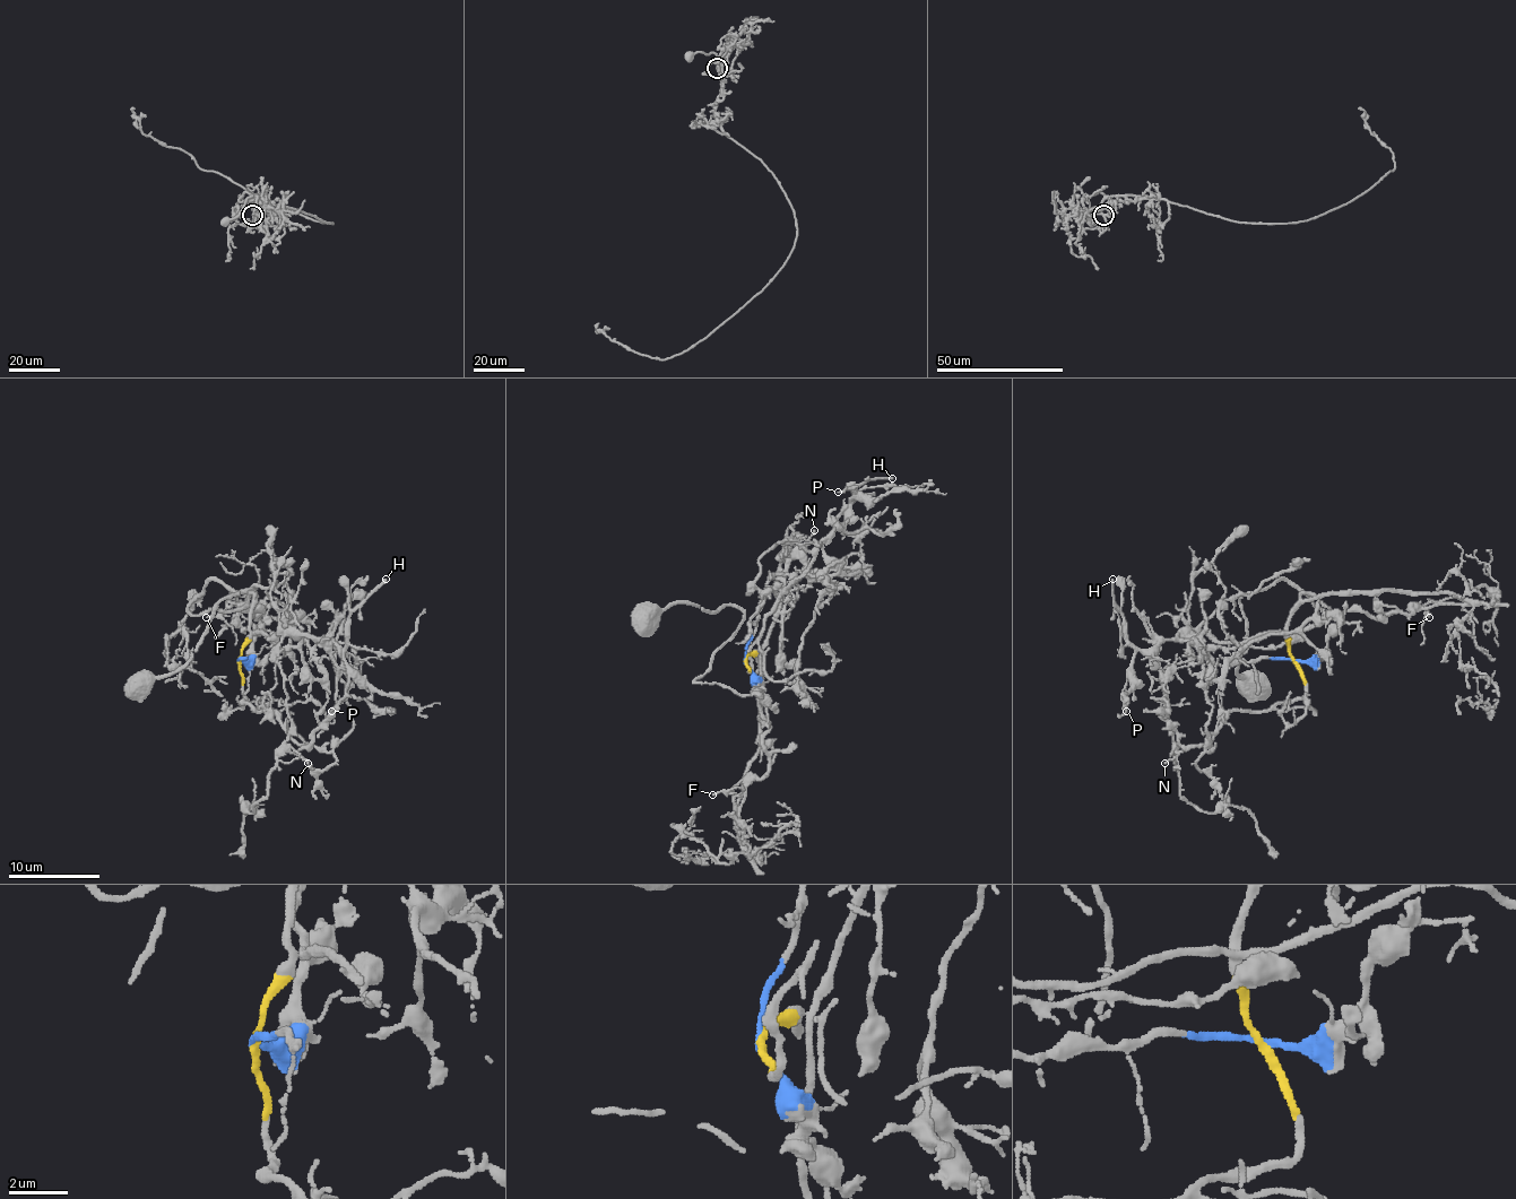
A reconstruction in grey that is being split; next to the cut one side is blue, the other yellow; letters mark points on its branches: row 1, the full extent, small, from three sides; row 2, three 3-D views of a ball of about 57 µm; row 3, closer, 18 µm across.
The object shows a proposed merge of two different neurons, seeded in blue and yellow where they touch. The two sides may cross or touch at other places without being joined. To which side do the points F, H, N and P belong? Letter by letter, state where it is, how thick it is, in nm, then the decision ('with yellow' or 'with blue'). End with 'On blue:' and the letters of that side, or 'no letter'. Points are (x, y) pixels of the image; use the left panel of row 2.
F: place (206, 617); calibre 110 nm; with yellow
H: place (386, 579); calibre 200 nm; with blue
N: place (308, 763); calibre 130 nm; with yellow
P: place (331, 711); calibre 220 nm; with blue
On blue: H, P

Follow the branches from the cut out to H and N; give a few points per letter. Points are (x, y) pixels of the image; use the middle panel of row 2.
H: (744, 660), (764, 585), (777, 574), (797, 574), (808, 544), (845, 519), (856, 489), (893, 478)
N: (744, 660), (748, 670), (748, 649), (762, 628), (762, 619), (808, 567), (813, 555), (804, 541), (815, 530)

